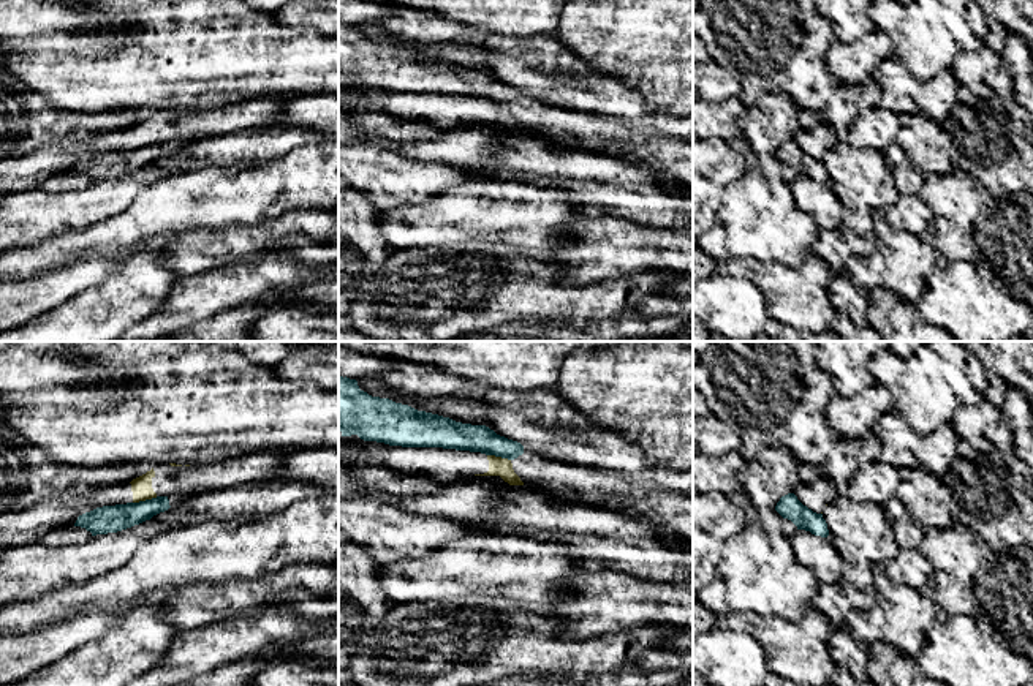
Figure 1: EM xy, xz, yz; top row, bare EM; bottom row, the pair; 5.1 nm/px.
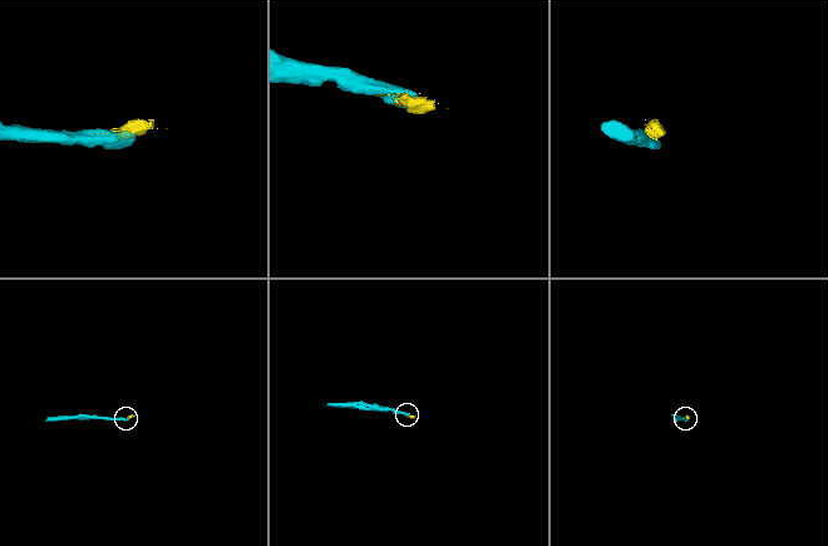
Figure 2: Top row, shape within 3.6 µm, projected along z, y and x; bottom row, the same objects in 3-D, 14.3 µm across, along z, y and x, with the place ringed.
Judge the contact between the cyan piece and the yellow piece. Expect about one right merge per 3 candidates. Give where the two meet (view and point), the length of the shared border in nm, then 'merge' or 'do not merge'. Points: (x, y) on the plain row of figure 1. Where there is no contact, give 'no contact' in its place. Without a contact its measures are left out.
contact xy (146, 146); length 130 nm; do not merge

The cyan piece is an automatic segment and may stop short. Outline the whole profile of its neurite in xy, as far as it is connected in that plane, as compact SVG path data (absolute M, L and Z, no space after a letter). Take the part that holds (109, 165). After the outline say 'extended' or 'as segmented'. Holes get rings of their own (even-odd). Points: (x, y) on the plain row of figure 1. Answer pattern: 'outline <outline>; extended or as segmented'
outline M182 138L139 149L96 153L79 161L74 172L85 174L92 182L117 179L150 166L153 161L168 156L171 152L177 152L195 139L196 138Z; extended

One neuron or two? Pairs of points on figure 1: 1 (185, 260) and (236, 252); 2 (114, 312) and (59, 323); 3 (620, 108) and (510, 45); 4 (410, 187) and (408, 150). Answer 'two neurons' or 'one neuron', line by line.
1: one neuron
2: one neuron
3: one neuron
4: two neurons

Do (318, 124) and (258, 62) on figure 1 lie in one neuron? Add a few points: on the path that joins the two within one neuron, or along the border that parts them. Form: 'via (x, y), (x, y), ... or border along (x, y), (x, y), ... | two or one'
border along (321, 92), (288, 94), (282, 97) | two

